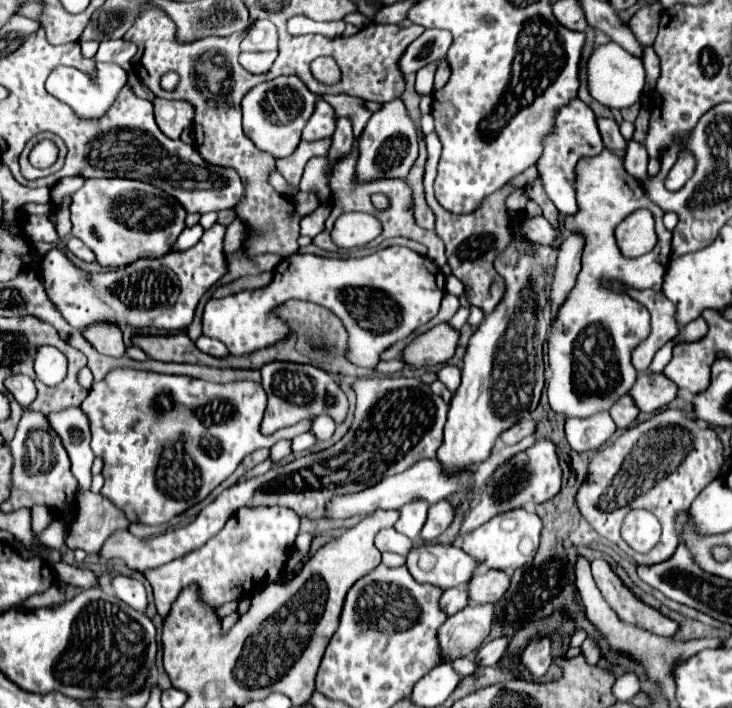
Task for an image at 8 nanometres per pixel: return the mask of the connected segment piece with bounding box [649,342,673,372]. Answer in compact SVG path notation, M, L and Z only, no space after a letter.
M673 342L665 344L665 346L655 354L649 370L651 370L651 372L663 372L663 368L667 366L667 362L671 360L671 350L673 350Z

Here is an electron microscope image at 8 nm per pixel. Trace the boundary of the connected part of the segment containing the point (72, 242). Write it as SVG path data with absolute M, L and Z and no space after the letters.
M75 236L69 238L67 250L69 250L73 256L77 256L77 258L81 258L81 260L85 260L85 262L97 262L95 254L93 254L85 244L81 244L81 240L77 240Z

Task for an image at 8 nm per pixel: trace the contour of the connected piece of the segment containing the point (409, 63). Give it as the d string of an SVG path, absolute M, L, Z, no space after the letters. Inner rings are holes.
M425 30L401 54L401 60L397 62L399 70L403 74L417 72L419 68L445 56L445 52L449 50L449 44L451 44L451 36L447 30Z

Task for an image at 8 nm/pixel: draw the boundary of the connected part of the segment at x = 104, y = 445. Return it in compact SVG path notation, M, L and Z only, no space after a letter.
M115 368L115 370L111 370L103 380L93 384L89 396L81 404L81 408L85 408L85 412L89 416L89 422L91 422L91 434L93 434L91 450L95 452L95 456L101 456L103 462L105 462L105 466L103 466L105 484L101 488L101 494L105 498L109 498L117 508L121 508L125 512L125 516L129 516L129 522L141 522L141 524L149 524L149 526L169 522L173 516L177 516L177 514L185 512L187 508L191 508L191 506L199 504L201 500L205 500L209 496L209 492L213 488L217 488L223 480L227 480L235 472L239 462L247 454L251 454L253 450L271 448L275 442L279 442L281 439L292 440L294 437L299 436L299 434L303 434L303 432L309 432L311 420L303 420L303 422L298 422L291 427L280 429L280 435L264 436L259 432L259 426L261 426L266 406L267 396L263 392L262 385L249 380L238 381L237 384L209 384L209 382L195 380L195 378L159 376L157 372L143 372L143 370L131 370L131 368Z

